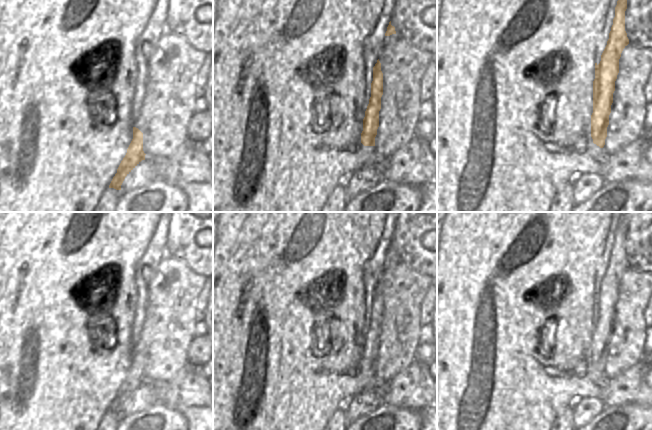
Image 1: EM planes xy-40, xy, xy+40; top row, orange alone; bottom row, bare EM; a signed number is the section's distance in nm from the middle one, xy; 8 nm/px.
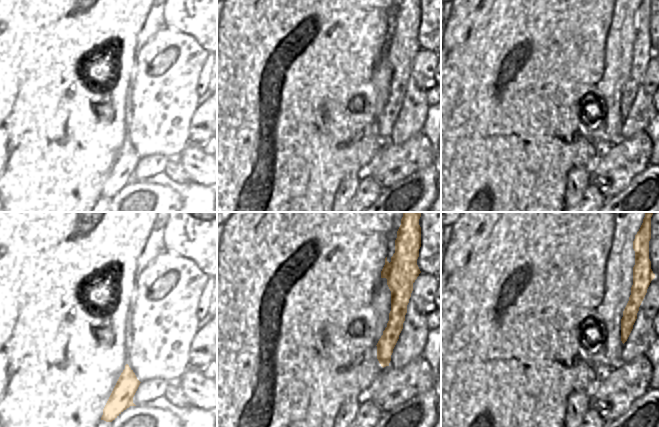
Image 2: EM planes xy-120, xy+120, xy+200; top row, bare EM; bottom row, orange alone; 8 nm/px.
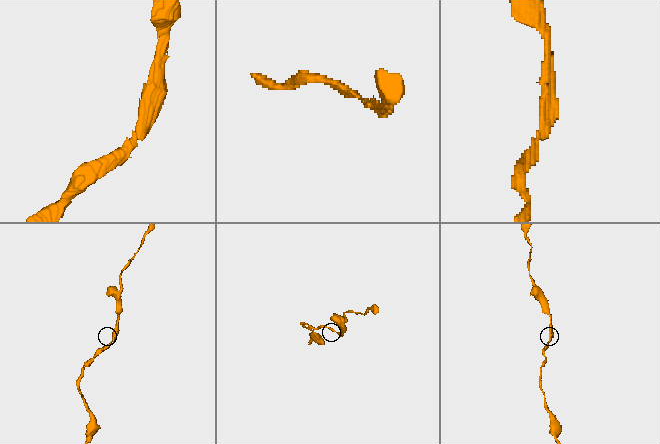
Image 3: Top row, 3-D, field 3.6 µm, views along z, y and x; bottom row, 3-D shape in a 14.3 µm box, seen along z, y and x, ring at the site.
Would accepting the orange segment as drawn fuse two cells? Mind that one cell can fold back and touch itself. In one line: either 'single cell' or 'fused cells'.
single cell

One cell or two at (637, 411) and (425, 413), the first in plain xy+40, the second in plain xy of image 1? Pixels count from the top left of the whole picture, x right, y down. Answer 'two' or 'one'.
two

